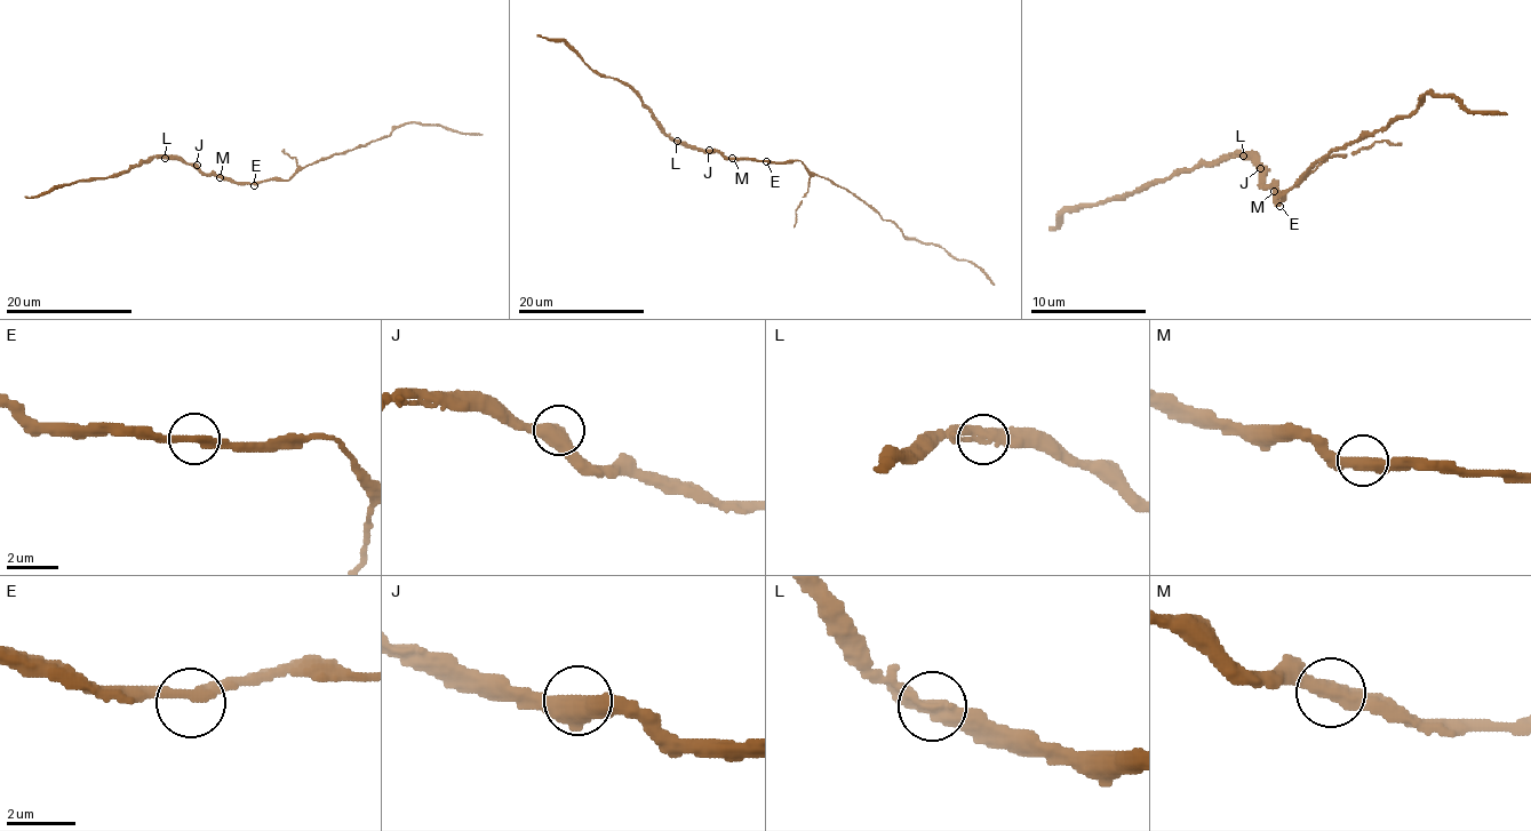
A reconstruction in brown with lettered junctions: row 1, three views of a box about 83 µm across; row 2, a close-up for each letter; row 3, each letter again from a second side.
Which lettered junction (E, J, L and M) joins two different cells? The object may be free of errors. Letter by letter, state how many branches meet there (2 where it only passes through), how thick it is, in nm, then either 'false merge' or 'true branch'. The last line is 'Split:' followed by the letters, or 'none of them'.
E: 2 | 280 nm | true branch
J: 2 | 440 nm | true branch
L: 2 | 400 nm | true branch
M: 2 | 400 nm | true branch
Split: none of them

